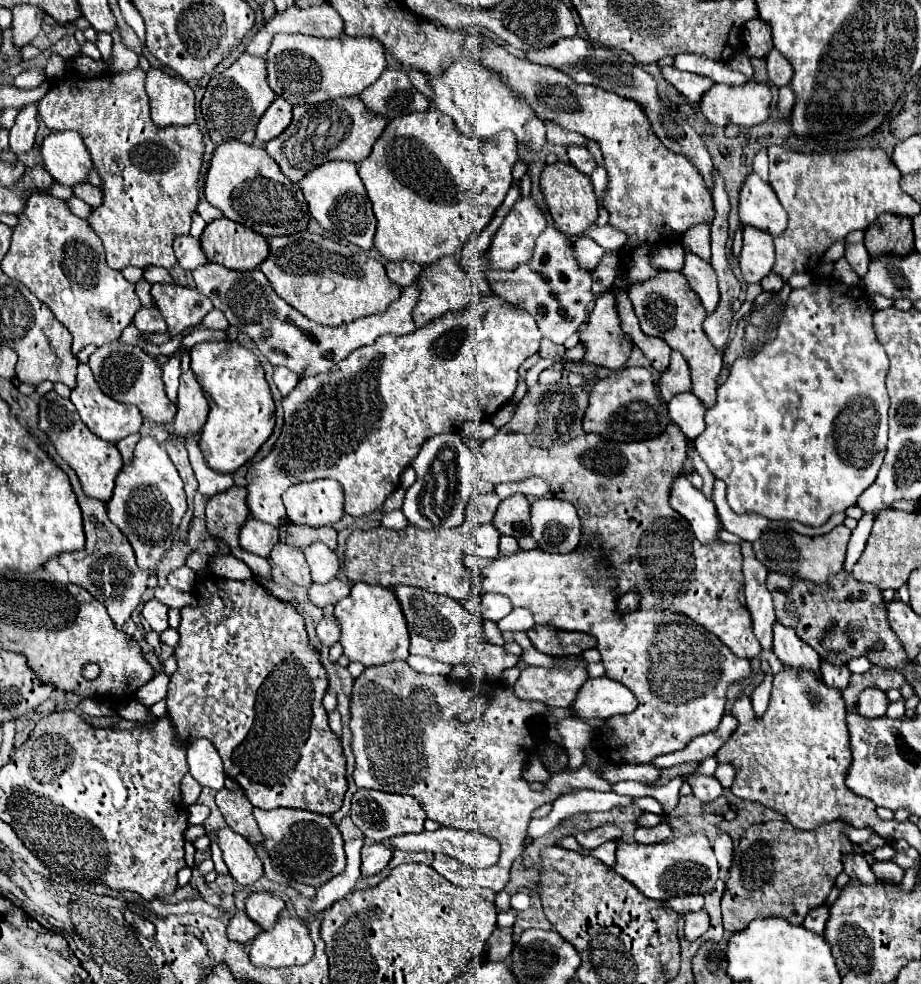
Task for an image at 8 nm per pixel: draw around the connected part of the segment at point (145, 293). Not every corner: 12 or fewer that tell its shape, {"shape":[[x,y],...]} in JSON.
{"shape":[[144,278],[136,282],[136,294],[142,306],[150,306],[150,282]]}

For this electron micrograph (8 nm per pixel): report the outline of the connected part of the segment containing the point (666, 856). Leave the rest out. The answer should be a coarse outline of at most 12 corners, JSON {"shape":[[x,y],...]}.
{"shape":[[706,836],[626,844],[614,872],[652,900],[706,894],[718,864]]}

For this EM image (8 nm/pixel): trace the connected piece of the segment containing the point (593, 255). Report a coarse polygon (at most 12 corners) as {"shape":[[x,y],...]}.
{"shape":[[588,236],[574,242],[574,258],[588,274],[606,250]]}

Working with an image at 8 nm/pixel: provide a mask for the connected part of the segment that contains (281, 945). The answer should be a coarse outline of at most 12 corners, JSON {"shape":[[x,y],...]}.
{"shape":[[280,918],[250,944],[258,968],[314,956],[306,920]]}

